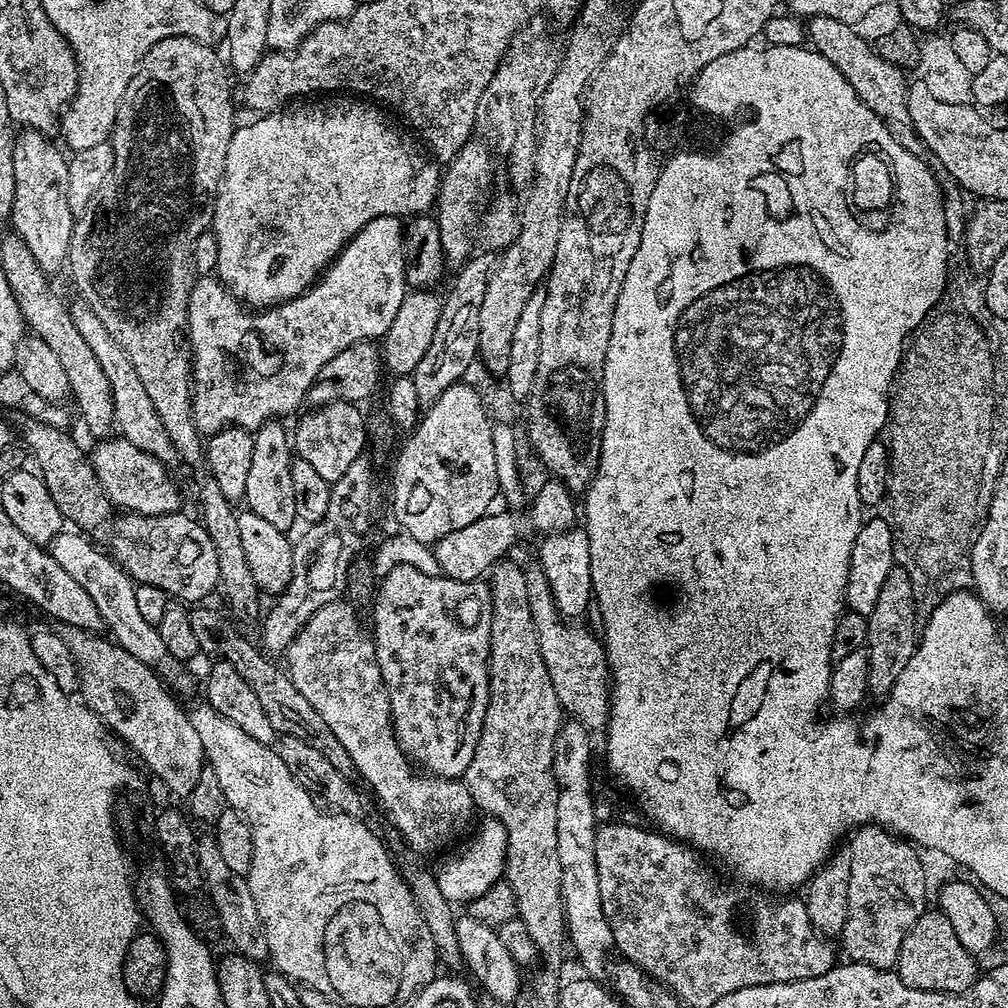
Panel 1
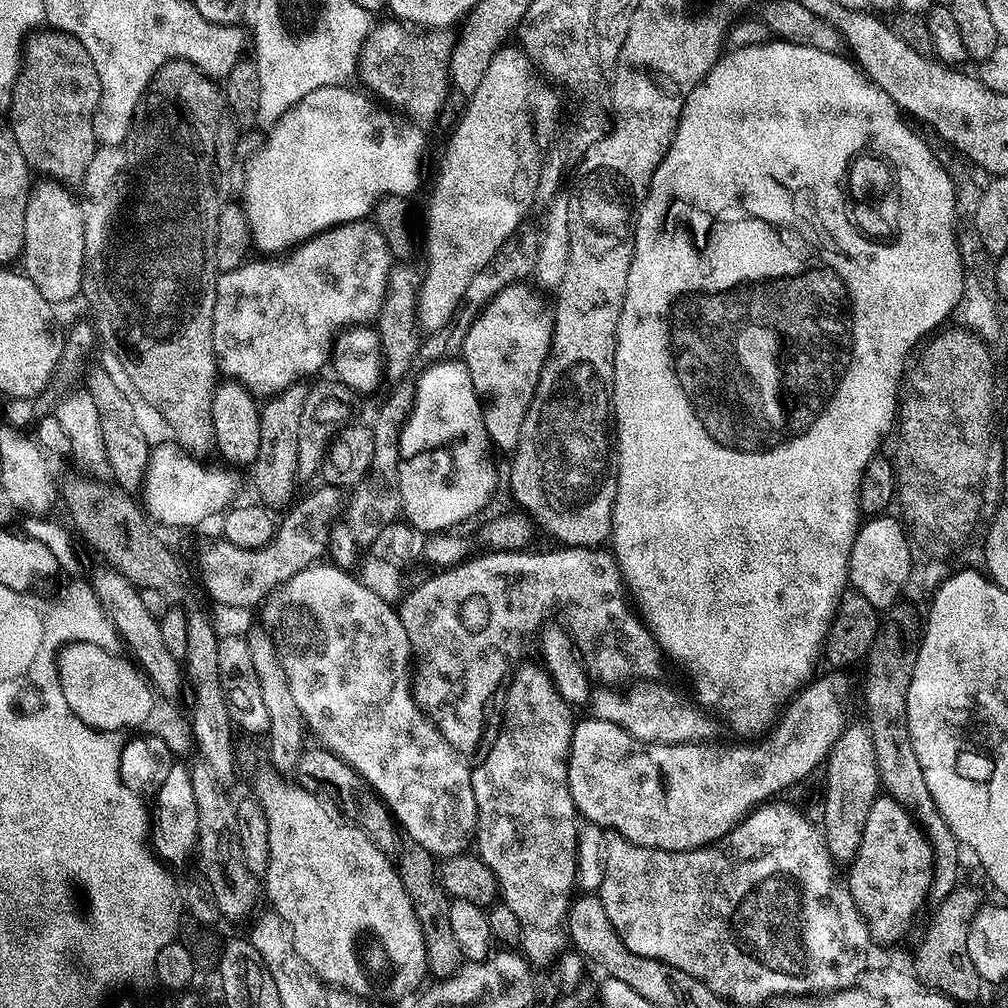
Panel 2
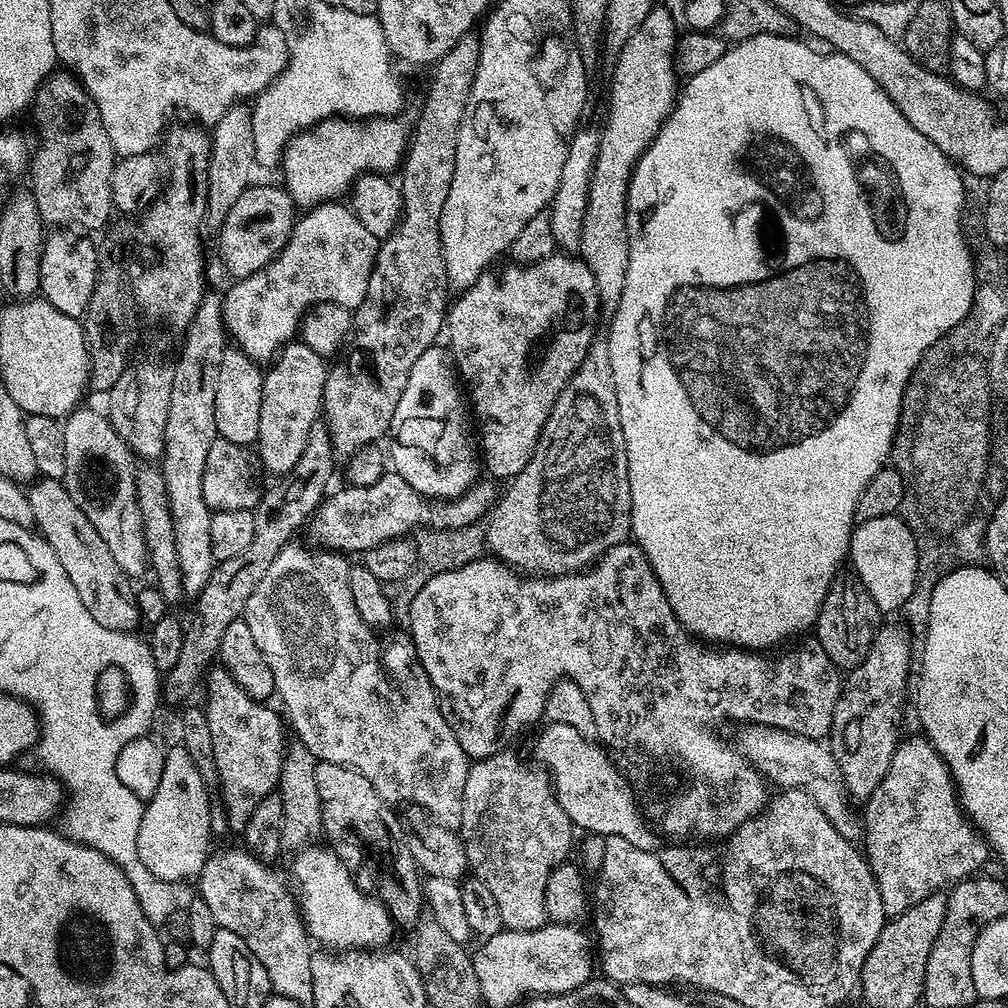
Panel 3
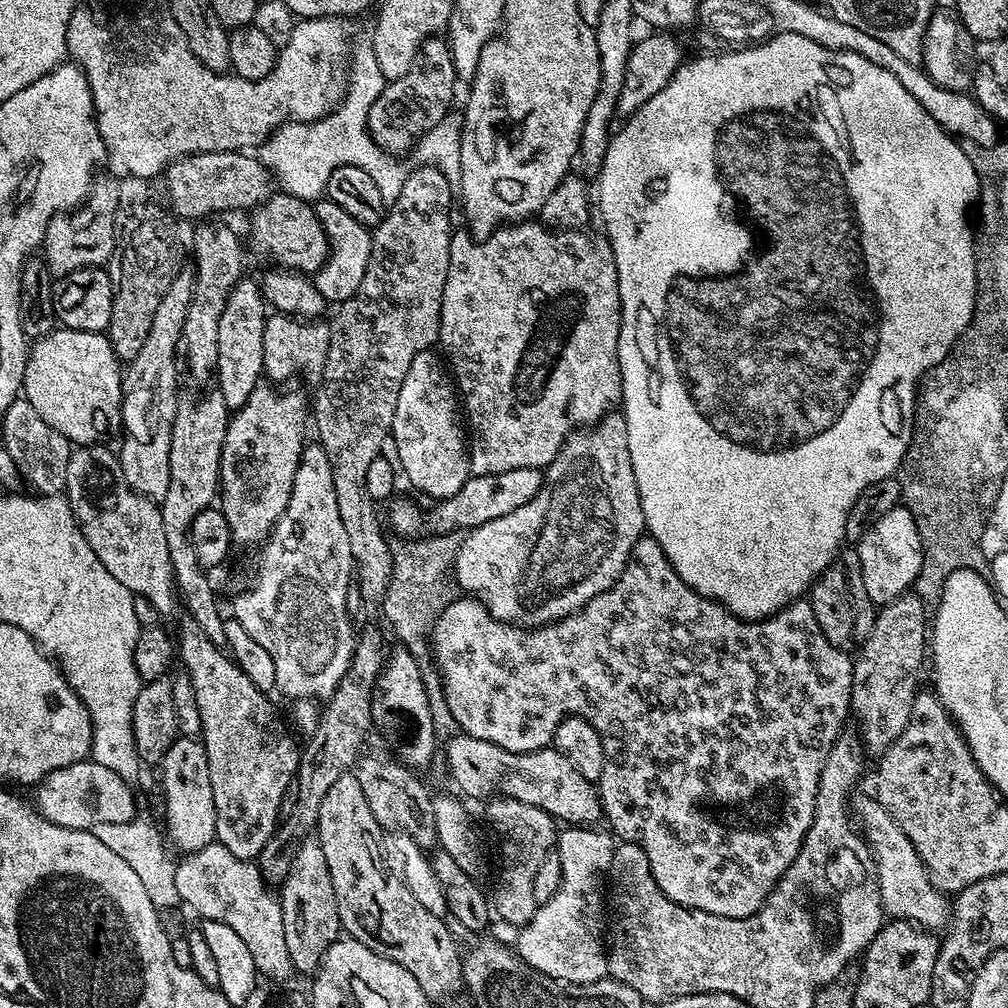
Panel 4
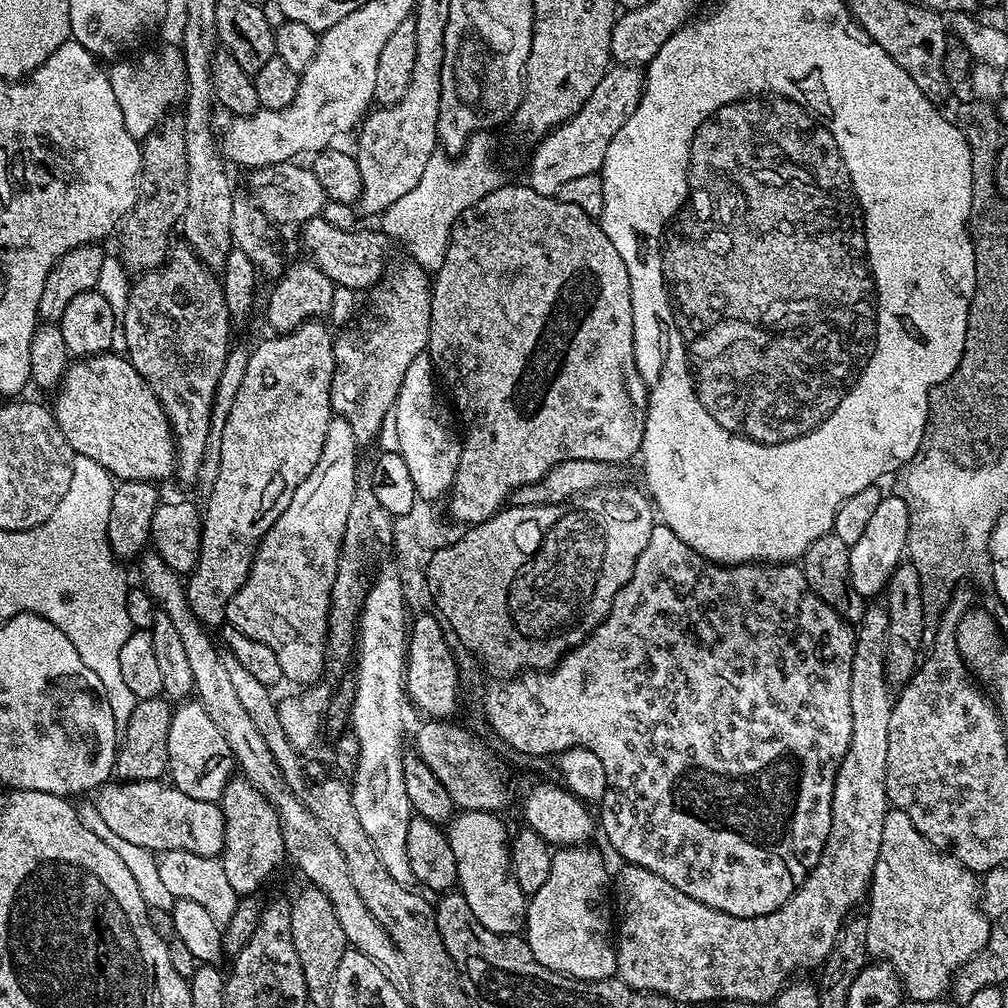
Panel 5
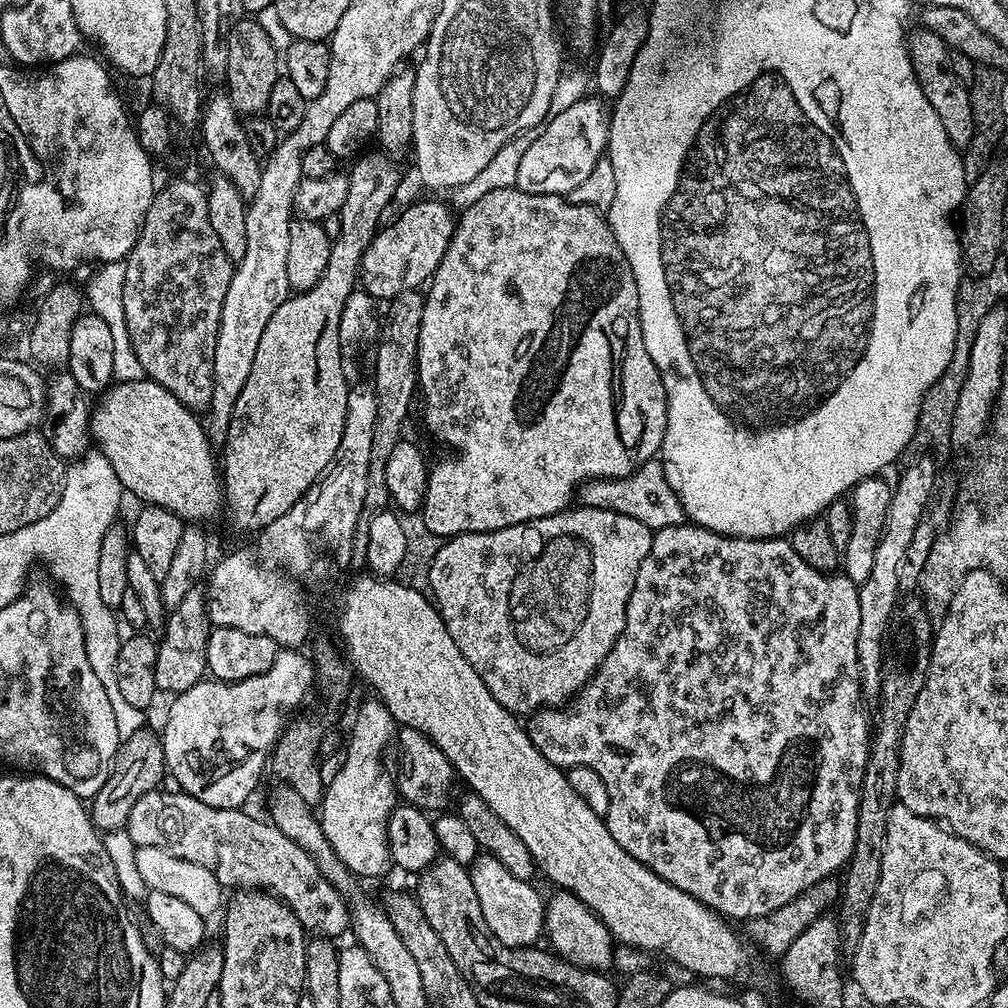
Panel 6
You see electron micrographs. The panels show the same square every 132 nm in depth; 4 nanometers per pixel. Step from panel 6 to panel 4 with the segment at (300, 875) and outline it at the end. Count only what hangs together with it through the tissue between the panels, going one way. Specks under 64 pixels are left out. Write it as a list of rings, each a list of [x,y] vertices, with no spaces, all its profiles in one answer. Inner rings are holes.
[[[79,760],[64,766],[62,770],[54,770],[35,785],[34,807],[50,822],[67,828],[93,830],[103,824],[128,824],[138,816],[132,787],[129,781],[123,780],[114,774],[114,770],[102,766],[97,760]]]

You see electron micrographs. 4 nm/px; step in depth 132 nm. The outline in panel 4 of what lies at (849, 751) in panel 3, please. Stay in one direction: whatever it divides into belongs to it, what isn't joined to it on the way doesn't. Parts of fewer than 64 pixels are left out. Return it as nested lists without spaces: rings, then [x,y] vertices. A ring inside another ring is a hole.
[[[909,590],[883,605],[876,613],[876,621],[870,630],[870,638],[858,649],[852,665],[852,706],[851,715],[860,723],[858,735],[863,747],[869,753],[883,754],[893,742],[906,730],[910,722],[910,710],[920,684],[920,671],[926,668],[926,641],[930,636],[930,616],[924,611],[922,598]]]

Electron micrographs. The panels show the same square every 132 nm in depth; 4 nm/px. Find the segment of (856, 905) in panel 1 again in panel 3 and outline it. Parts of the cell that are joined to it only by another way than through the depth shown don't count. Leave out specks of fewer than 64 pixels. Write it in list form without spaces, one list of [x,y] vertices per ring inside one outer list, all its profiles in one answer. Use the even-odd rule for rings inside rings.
[[[923,734],[915,735],[905,735],[897,743],[886,778],[878,782],[878,790],[874,790],[874,794],[868,797],[862,811],[862,851],[872,877],[876,879],[882,906],[889,917],[910,910],[910,906],[922,902],[922,898],[941,886],[952,886],[969,879],[983,869],[980,867],[990,857],[988,841],[980,835],[960,807],[956,786],[952,783],[952,771],[938,750],[934,750],[931,740],[927,740]]]

